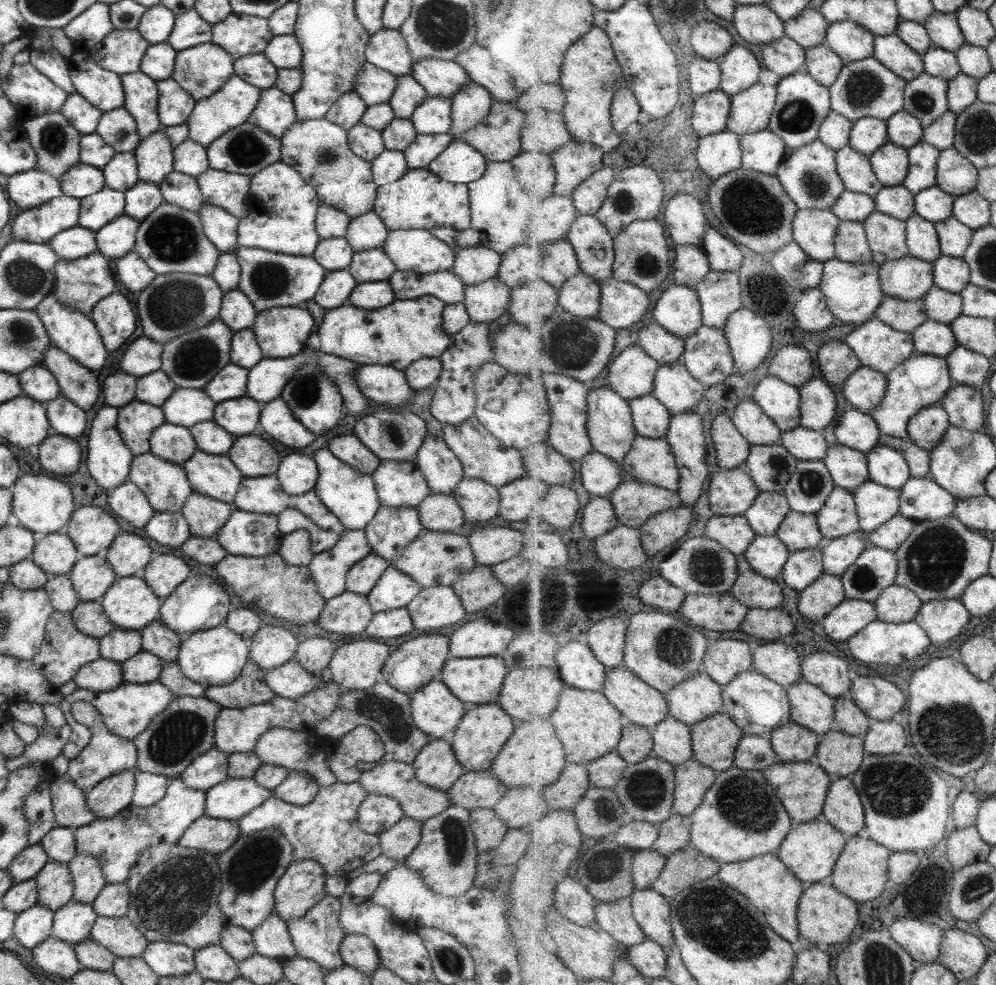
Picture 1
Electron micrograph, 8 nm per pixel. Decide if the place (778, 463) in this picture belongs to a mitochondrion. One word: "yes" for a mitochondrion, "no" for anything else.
yes

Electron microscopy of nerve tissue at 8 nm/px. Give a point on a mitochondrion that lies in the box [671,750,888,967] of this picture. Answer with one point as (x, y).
(731, 933)

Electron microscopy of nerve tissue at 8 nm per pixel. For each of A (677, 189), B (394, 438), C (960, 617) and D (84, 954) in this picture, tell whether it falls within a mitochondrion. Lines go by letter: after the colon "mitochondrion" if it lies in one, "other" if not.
A: other
B: mitochondrion
C: other
D: other

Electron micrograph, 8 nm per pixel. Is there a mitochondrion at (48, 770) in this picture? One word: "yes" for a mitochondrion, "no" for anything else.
no

